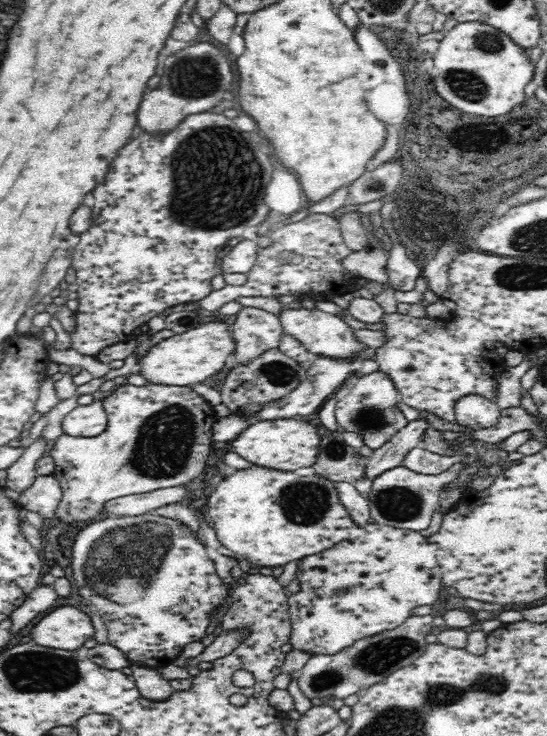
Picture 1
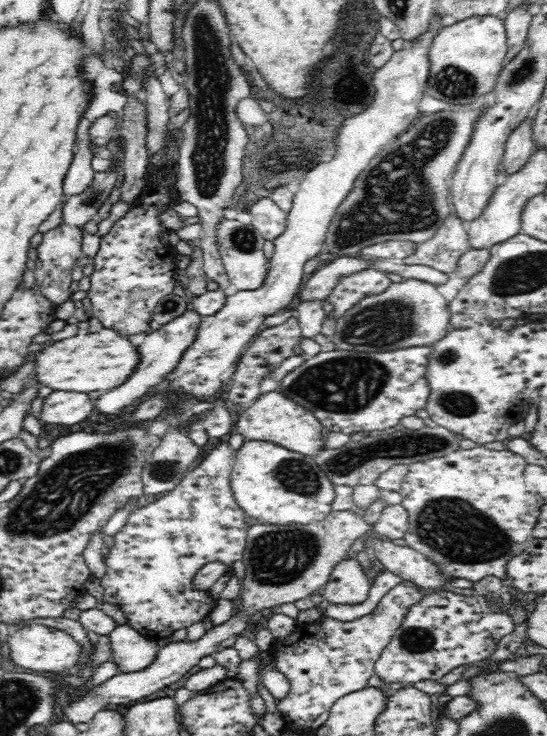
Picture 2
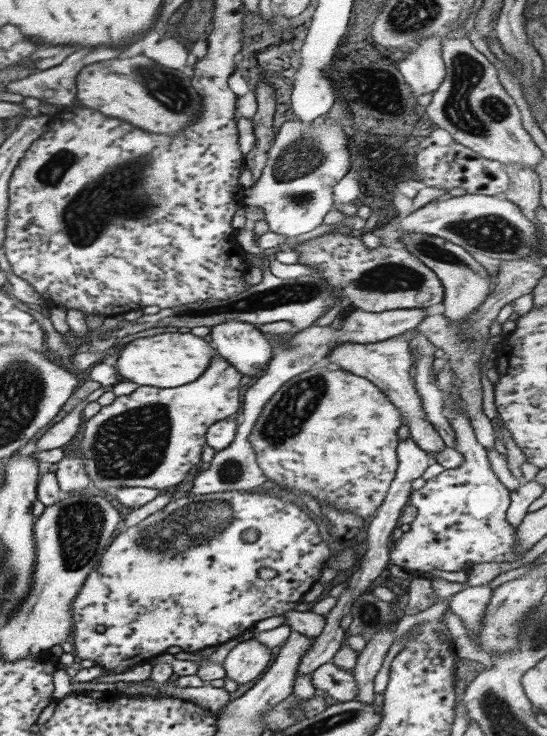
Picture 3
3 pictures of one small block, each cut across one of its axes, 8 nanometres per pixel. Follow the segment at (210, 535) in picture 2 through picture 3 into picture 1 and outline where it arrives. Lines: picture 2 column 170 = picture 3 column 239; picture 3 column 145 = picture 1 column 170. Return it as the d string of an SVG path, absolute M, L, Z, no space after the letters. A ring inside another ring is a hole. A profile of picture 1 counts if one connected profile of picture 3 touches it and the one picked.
M150 514L108 517L92 521L73 531L72 572L78 593L92 604L102 617L107 630L107 642L126 654L137 665L159 668L181 654L188 642L198 642L212 622L212 612L218 610L232 592L221 580L207 546L190 525L174 518Z

